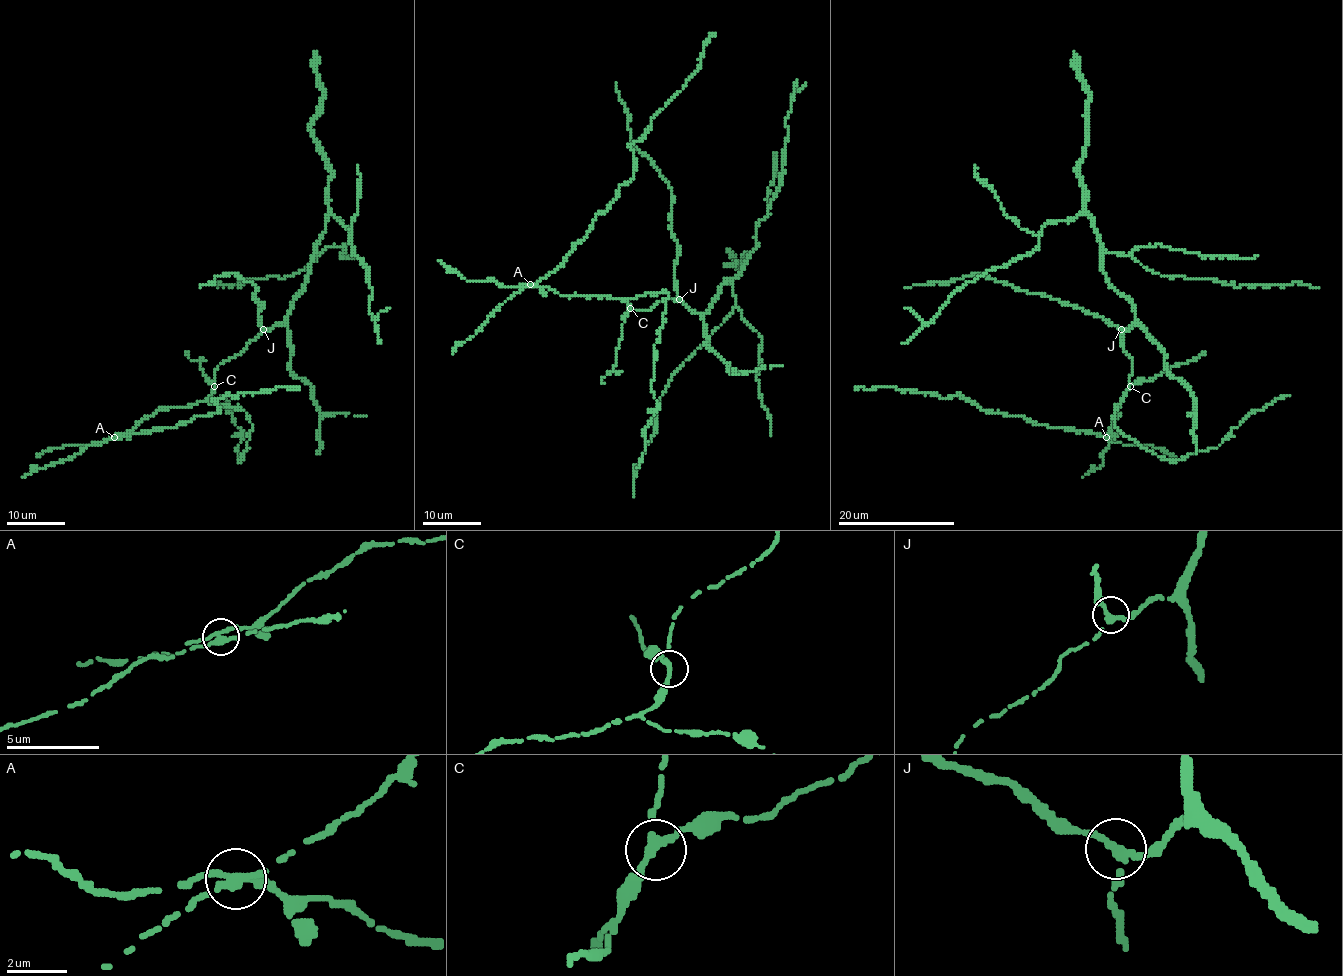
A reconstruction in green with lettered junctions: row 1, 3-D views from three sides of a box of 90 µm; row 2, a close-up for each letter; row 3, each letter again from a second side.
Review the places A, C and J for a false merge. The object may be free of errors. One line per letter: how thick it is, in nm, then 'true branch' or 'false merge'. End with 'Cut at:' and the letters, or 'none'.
A: calibre 280 nm; false merge
C: calibre 240 nm; true branch
J: calibre 240 nm; true branch
Cut at: A

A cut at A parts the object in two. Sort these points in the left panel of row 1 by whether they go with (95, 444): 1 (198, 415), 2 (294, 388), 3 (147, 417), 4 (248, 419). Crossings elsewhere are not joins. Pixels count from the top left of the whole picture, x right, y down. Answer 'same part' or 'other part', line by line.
1: other part
2: other part
3: same part
4: same part

